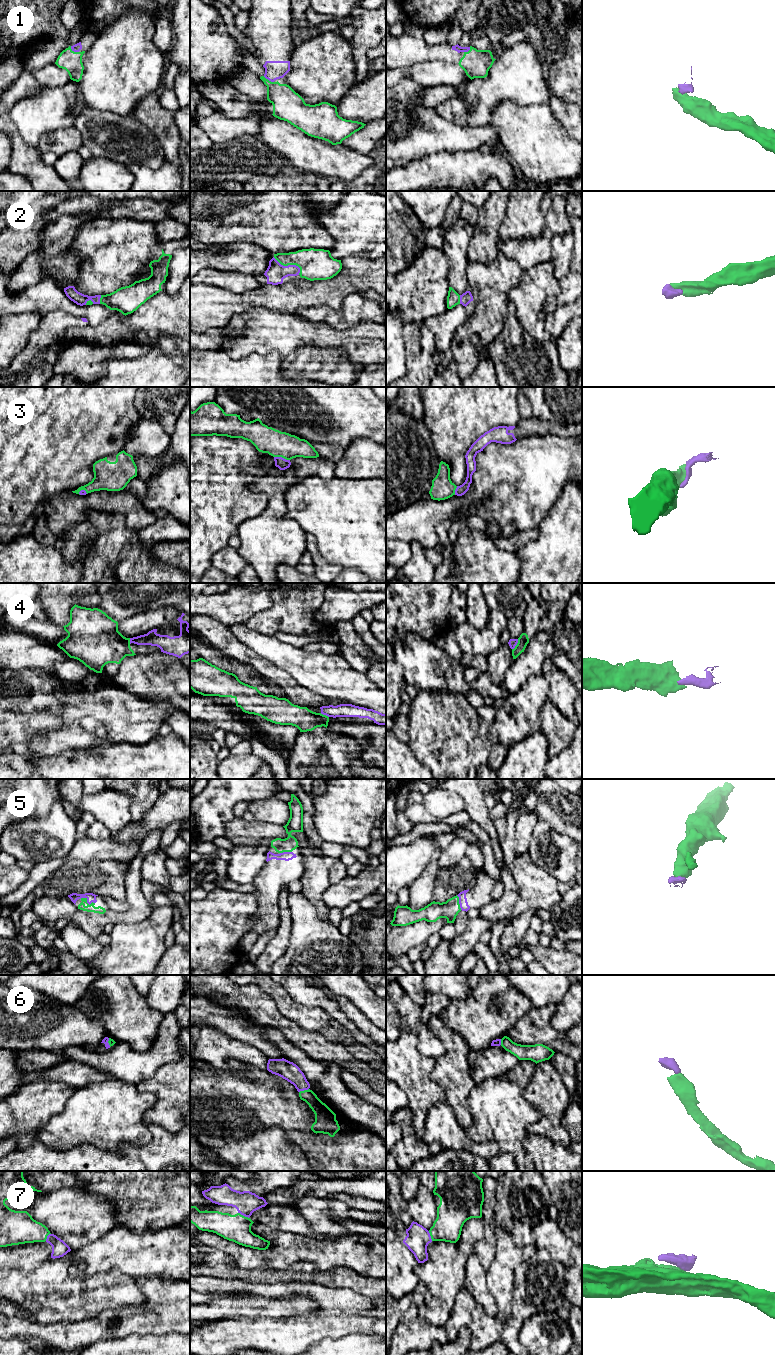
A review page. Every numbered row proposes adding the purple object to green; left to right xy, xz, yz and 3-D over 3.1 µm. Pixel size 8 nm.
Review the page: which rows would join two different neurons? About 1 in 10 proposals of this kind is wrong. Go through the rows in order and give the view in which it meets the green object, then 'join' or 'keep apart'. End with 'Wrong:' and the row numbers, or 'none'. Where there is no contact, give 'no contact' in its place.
1: contact in xy; join
2: contact in xz; join
3: contact in xz; join
4: contact in yz; keep apart
5: contact in xy; join
6: contact in xz; join
7: contact in xz; join
Wrong: 4

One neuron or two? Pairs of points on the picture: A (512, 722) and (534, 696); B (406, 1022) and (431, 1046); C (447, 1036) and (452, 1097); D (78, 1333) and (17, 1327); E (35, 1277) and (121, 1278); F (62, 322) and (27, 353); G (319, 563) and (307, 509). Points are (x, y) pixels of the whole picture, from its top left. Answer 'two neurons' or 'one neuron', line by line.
A: one neuron
B: one neuron
C: one neuron
D: one neuron
E: one neuron
F: one neuron
G: two neurons

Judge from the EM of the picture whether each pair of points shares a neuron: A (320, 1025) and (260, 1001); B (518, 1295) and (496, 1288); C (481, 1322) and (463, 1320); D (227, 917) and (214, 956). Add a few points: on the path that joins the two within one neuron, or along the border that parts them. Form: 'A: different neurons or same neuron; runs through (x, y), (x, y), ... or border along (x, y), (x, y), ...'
A: different neurons; border along (262, 991), (274, 1001), (285, 1016), (296, 1023)
B: different neurons; border along (515, 1270), (511, 1312), (508, 1316)
C: different neurons; border along (477, 1304), (473, 1309), (473, 1319), (468, 1326)
D: same neuron; runs through (217, 927), (214, 930), (214, 946)

